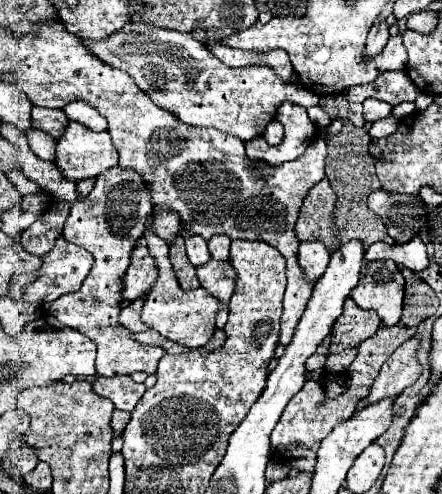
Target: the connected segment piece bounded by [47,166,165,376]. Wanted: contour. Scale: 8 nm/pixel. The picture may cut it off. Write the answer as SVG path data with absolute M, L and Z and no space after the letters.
M119 166L105 172L105 176L99 176L95 182L95 188L91 190L91 194L87 198L83 198L83 200L71 198L71 212L65 220L63 236L67 242L73 242L73 244L89 250L95 258L95 264L93 264L89 276L85 278L85 284L77 292L57 298L53 304L47 306L47 312L51 316L55 316L57 320L61 320L61 324L79 330L81 334L85 334L87 338L91 338L97 344L97 374L99 376L123 376L123 374L133 374L137 370L145 372L145 374L157 374L157 364L165 356L163 348L137 342L133 338L133 332L127 330L119 320L121 302L123 302L123 296L121 296L123 276L125 276L129 260L131 260L133 244L145 232L145 218L149 216L151 206L153 204L149 204L149 194L145 192L145 184L141 184L141 178L135 176L135 172L125 172Z

